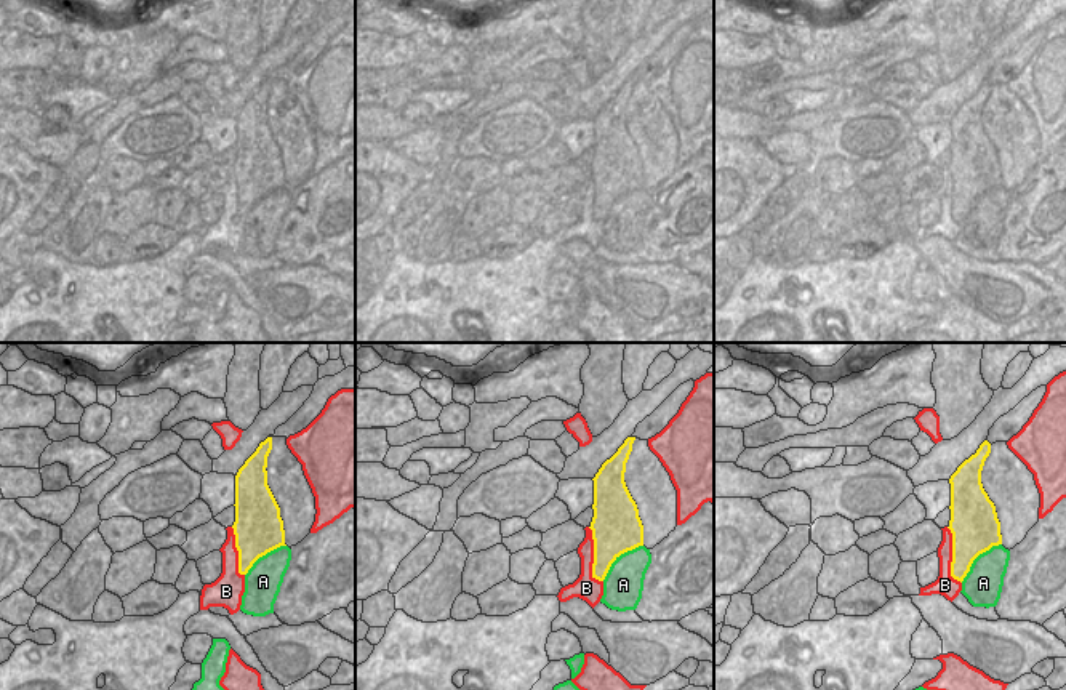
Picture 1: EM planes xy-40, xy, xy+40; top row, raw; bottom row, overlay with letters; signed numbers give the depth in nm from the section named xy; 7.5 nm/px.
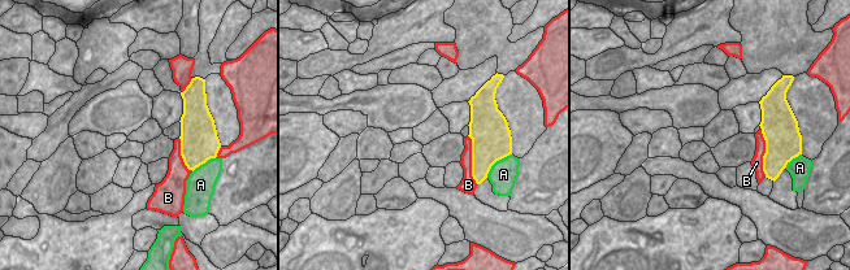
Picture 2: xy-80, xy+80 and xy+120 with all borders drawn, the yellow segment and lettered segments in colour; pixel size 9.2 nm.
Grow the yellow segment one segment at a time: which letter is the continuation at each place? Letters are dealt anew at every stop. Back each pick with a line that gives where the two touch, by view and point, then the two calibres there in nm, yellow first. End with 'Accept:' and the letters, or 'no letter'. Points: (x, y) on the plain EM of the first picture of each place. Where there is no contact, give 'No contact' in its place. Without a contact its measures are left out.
Accept: no letter.

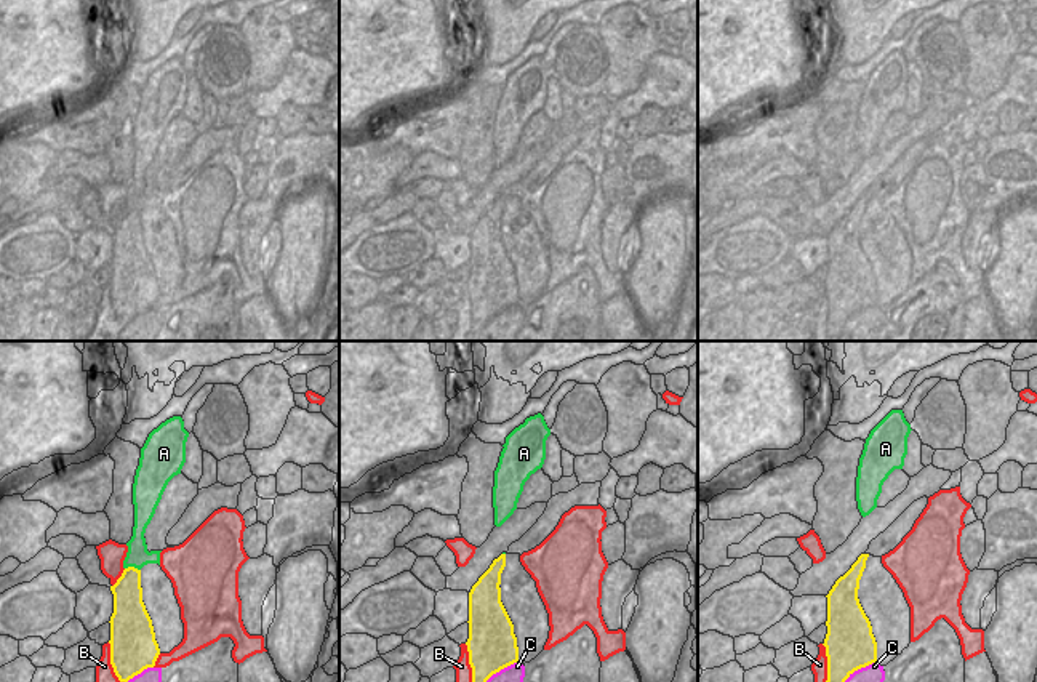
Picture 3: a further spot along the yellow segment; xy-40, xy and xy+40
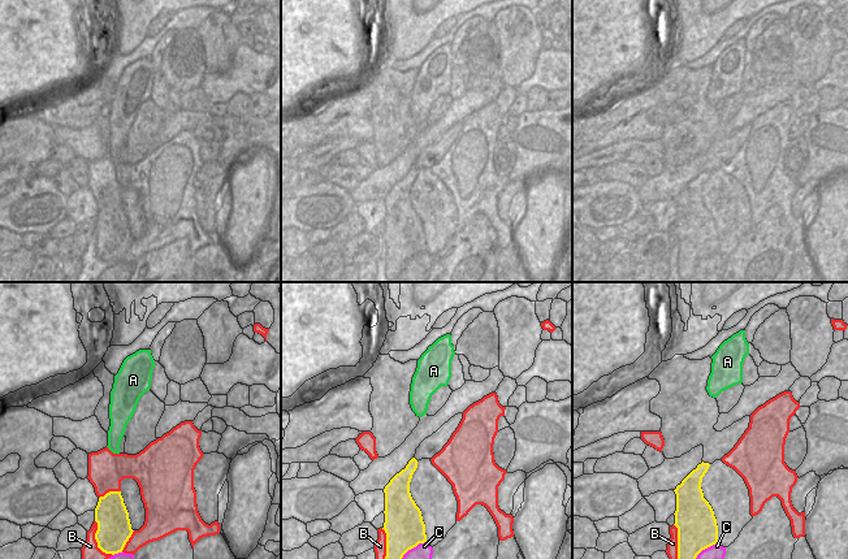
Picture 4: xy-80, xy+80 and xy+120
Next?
A: Touches yellow at xy-40 (133, 208). Thickness 220 nm (yellow) against 170 nm
Accept: A.

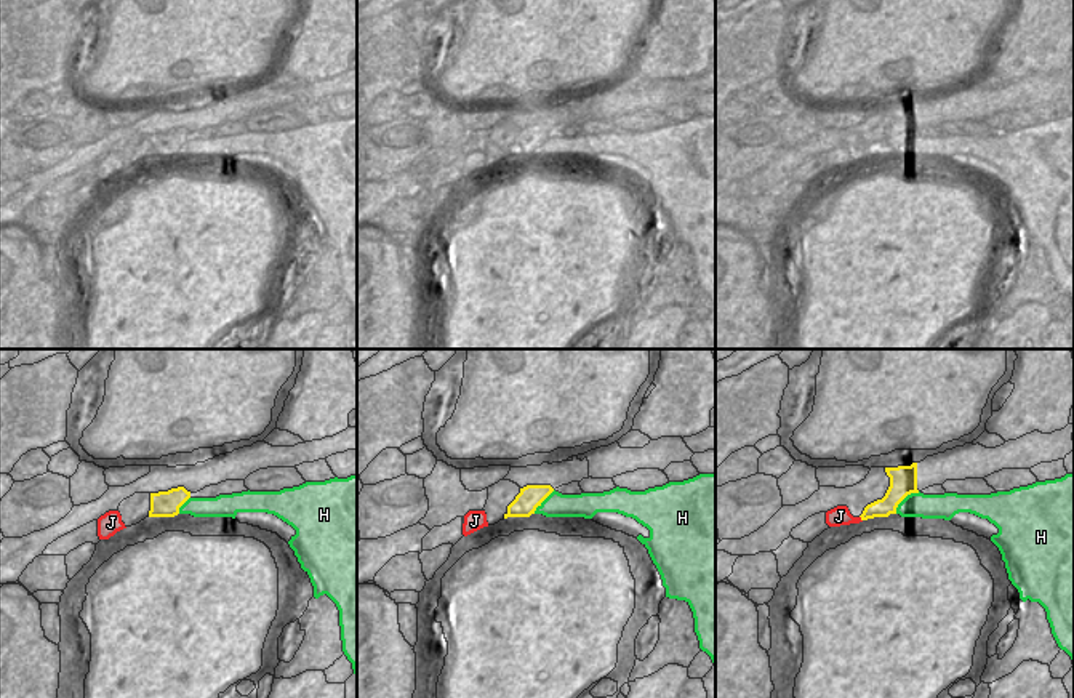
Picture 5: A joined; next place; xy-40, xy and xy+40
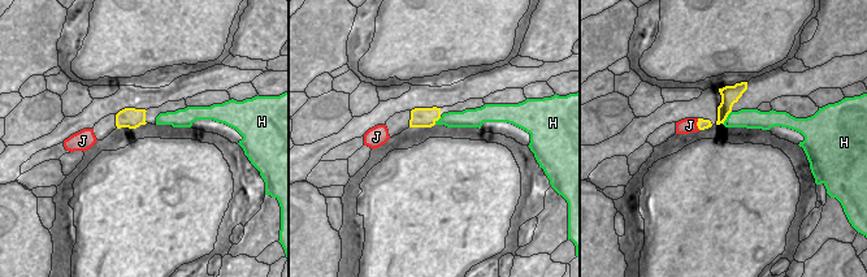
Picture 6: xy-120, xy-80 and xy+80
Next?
Accept: no letter.

